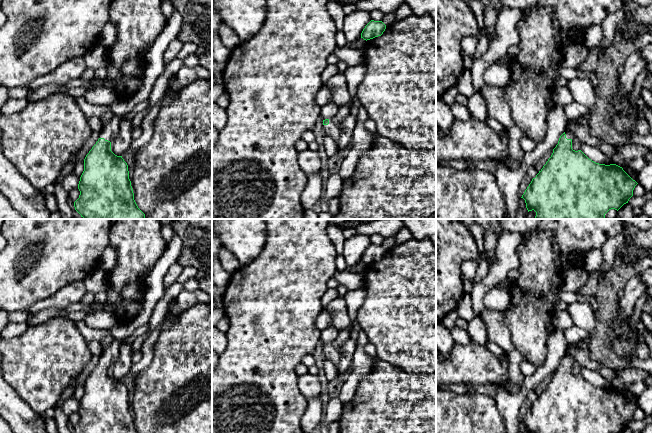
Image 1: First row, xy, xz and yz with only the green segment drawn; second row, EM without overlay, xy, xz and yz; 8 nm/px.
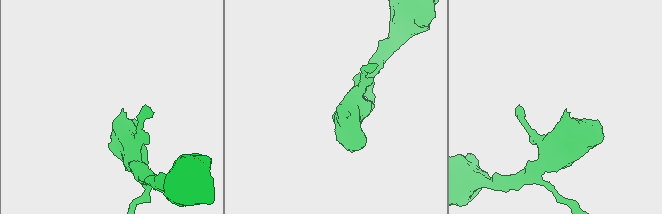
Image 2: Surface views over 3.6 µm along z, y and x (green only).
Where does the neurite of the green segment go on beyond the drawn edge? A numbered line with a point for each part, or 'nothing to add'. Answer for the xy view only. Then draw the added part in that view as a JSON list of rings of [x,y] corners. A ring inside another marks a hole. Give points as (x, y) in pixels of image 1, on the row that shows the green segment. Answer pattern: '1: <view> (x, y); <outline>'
1: xy (110, 131); [[[114,115],[113,118],[103,126],[99,138],[104,138],[111,143],[116,139],[120,131],[121,117]]]

